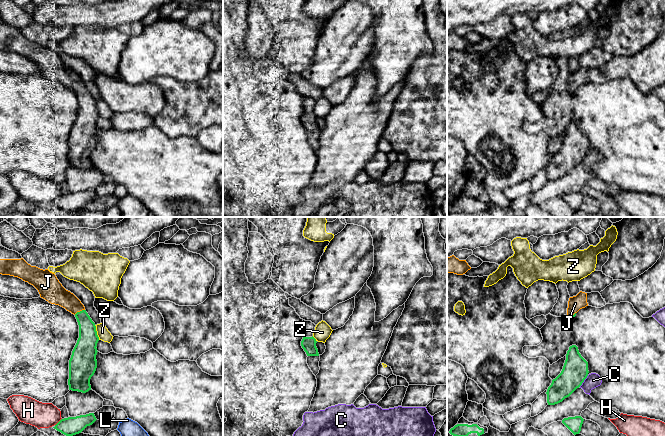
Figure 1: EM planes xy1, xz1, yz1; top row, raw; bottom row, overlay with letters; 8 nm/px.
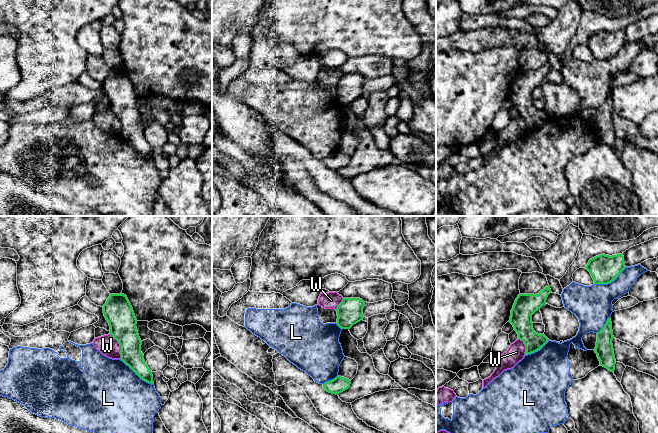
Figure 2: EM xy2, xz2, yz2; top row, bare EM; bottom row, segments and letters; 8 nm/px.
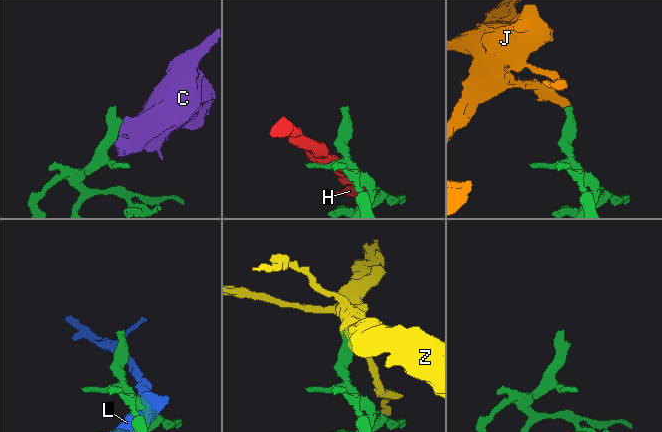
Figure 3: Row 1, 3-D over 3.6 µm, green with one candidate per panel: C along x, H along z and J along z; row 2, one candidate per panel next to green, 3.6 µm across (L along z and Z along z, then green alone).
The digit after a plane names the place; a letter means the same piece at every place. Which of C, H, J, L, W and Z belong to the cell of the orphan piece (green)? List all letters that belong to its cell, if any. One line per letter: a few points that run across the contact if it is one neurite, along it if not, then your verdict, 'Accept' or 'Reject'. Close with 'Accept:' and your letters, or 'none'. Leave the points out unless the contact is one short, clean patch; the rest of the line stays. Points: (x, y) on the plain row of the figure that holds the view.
C: Line: yz1 (588, 151), (579, 162). Reject
H: Reject
J: Line: xy1 (88, 114), (87, 103), (80, 87), (68, 76), (55, 69). Accept
L: Reject
W: Line: xy2 (109, 110), (119, 120), (121, 135). Reject
Z: Line: xy1 (94, 101), (99, 115). Reject
Accept: J

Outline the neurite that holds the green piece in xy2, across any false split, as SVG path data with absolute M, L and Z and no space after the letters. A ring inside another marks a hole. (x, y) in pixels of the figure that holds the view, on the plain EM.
M110 70L102 82L103 89L110 102L110 111L121 123L121 136L142 156L154 160L152 147L141 128L142 117L137 107L137 95L126 71Z

